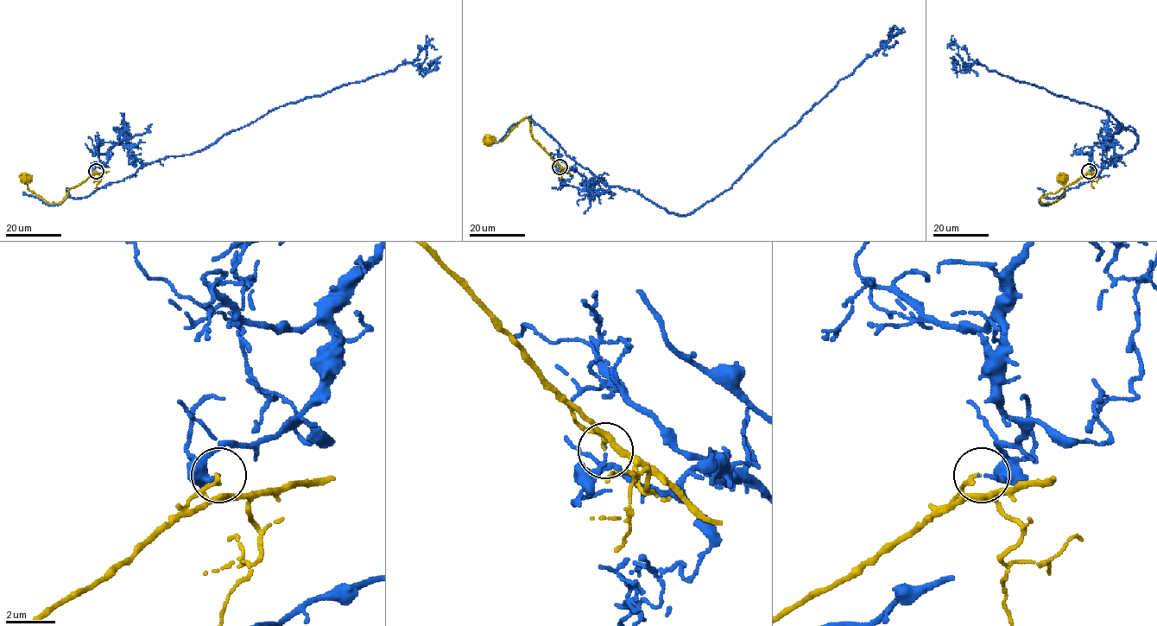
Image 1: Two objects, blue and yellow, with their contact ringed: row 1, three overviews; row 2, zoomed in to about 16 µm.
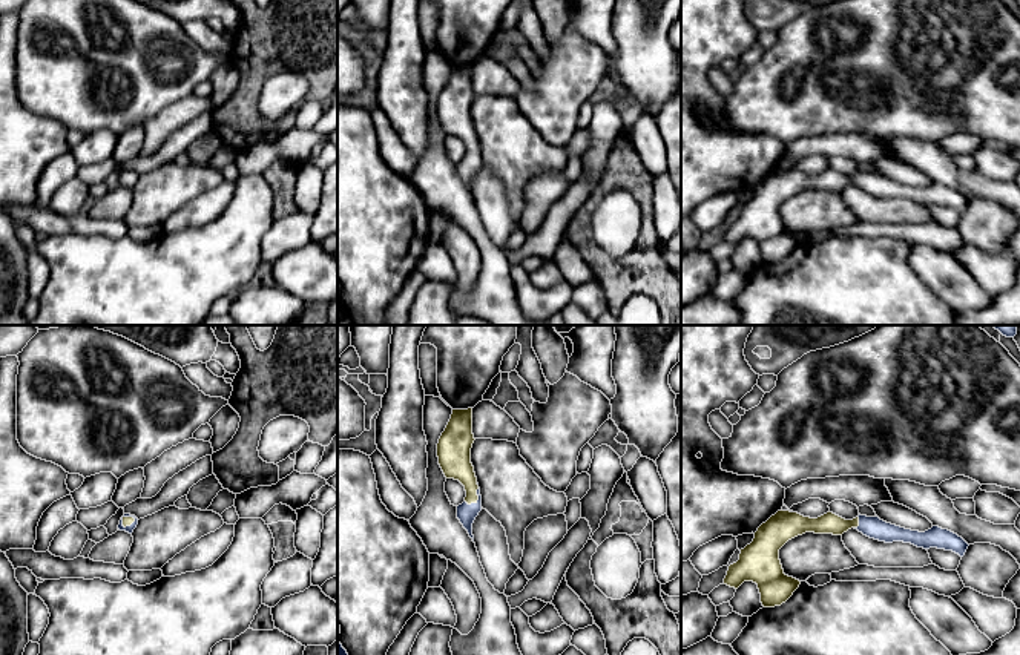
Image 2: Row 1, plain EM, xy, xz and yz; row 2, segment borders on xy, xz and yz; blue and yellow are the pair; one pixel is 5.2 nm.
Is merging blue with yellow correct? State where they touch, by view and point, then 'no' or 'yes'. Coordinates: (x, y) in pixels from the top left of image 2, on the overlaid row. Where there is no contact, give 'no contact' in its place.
xz (479, 499) | no

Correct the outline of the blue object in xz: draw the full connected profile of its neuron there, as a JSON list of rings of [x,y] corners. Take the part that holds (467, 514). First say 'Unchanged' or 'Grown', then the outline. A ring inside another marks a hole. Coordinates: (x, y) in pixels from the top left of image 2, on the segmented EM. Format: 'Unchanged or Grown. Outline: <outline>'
Unchanged. Outline: [[[480,488],[477,489],[479,500],[475,503],[468,505],[463,502],[462,505],[457,506],[457,518],[463,525],[463,528],[468,531],[469,537],[474,541],[472,535],[472,523],[479,512],[482,511],[482,495],[480,495]]]

